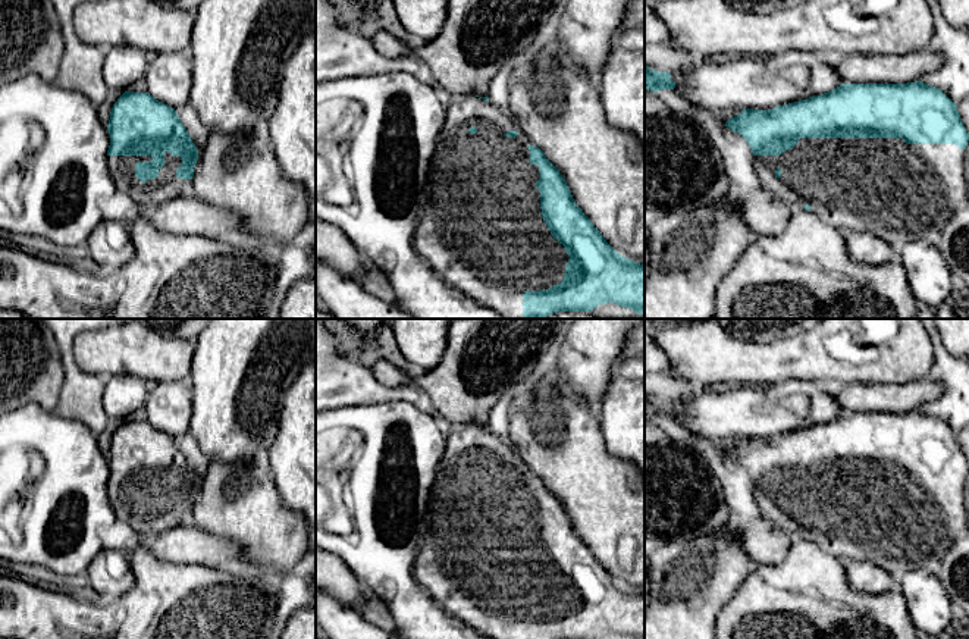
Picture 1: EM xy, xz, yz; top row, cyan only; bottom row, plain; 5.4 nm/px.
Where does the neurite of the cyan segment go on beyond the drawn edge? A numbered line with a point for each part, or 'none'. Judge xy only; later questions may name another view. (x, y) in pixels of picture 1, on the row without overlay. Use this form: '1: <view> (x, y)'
1: xy (166, 516)

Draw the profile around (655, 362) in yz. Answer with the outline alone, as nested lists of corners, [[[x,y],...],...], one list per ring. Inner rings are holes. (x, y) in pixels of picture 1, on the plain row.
[[[645,332],[645,372],[669,375],[669,361],[658,348],[655,336]]]

